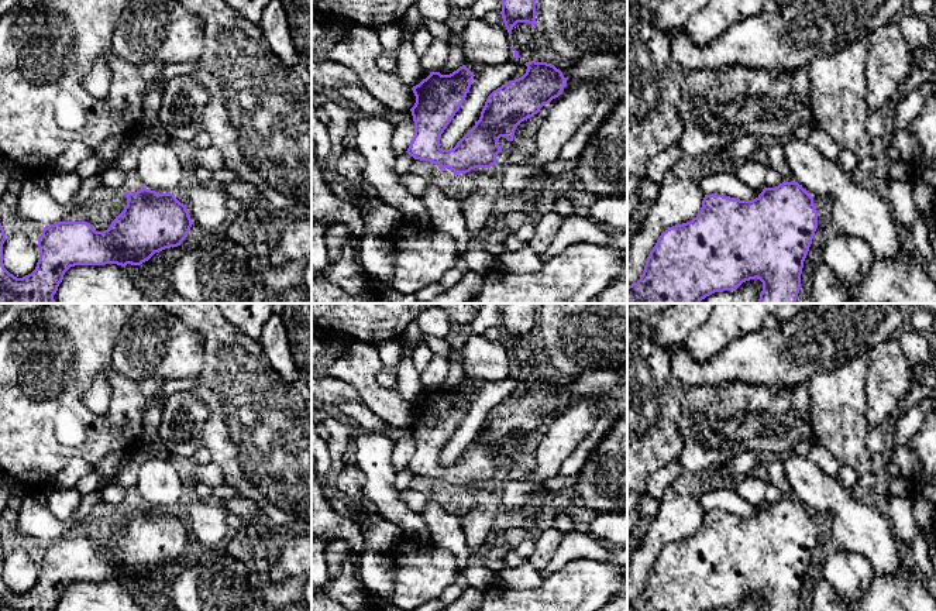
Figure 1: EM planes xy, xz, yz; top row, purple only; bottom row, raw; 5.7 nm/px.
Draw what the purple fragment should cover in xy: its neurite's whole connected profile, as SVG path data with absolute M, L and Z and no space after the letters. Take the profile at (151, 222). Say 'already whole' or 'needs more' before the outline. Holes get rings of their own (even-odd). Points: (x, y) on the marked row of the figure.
already whole; M142 188L134 193L125 192L127 206L104 231L96 231L87 222L58 222L45 226L38 237L39 260L35 270L17 278L3 264L4 229L0 223L0 303L56 303L54 295L65 272L75 265L127 264L141 265L155 253L178 247L187 237L193 224L186 205L173 193L159 193Z

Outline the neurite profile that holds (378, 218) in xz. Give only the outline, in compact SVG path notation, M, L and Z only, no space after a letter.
M378 198L364 199L357 206L368 234L388 236L403 220L398 209L382 203Z

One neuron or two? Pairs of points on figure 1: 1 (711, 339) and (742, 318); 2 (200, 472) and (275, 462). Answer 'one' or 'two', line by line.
1: one
2: two

